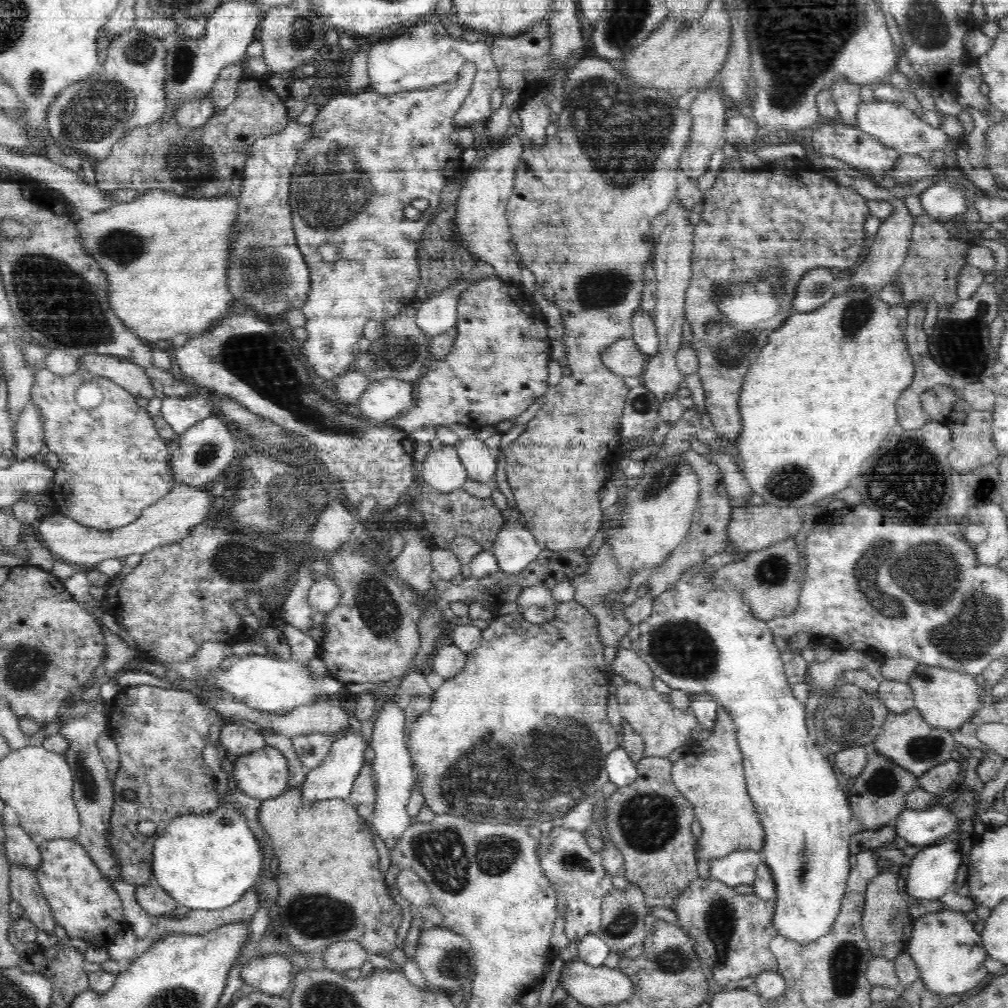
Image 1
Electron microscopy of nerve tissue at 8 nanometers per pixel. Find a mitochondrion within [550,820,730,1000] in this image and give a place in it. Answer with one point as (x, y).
(673, 960)

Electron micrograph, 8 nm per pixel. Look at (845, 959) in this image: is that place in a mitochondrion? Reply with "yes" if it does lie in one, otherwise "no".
yes

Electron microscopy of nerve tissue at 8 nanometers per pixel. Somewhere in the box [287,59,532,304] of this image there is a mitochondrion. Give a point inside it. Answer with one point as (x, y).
(336, 201)

